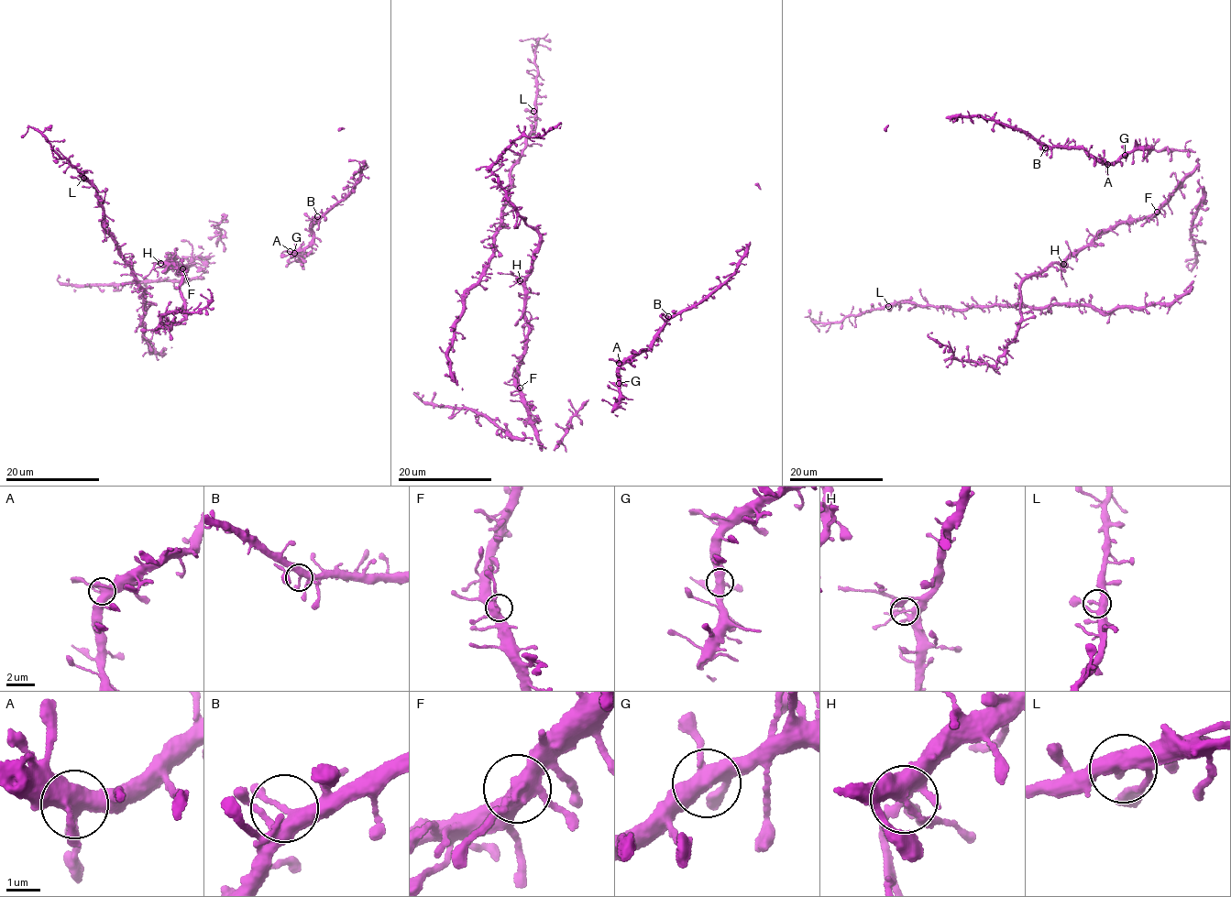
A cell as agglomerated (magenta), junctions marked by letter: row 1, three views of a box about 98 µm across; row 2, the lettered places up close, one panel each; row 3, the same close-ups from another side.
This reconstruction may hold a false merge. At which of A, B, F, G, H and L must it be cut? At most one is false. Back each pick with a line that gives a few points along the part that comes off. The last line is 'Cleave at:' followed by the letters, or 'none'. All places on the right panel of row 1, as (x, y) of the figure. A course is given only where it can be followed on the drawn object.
H: (1062, 264), (1060, 268), (1066, 286)
Cleave at: H

